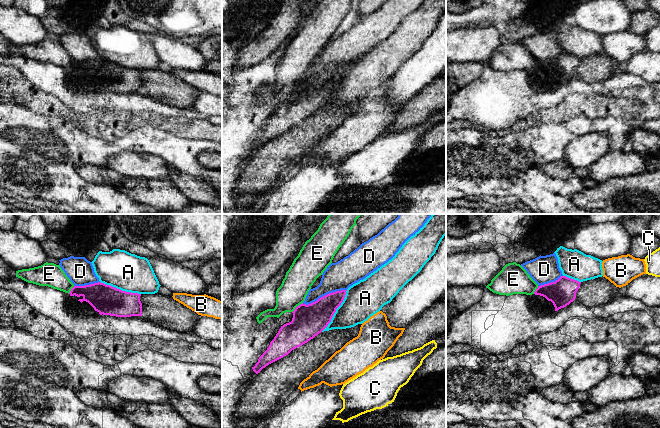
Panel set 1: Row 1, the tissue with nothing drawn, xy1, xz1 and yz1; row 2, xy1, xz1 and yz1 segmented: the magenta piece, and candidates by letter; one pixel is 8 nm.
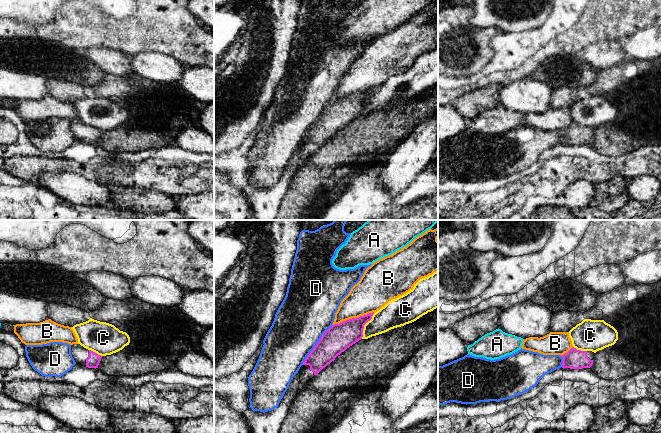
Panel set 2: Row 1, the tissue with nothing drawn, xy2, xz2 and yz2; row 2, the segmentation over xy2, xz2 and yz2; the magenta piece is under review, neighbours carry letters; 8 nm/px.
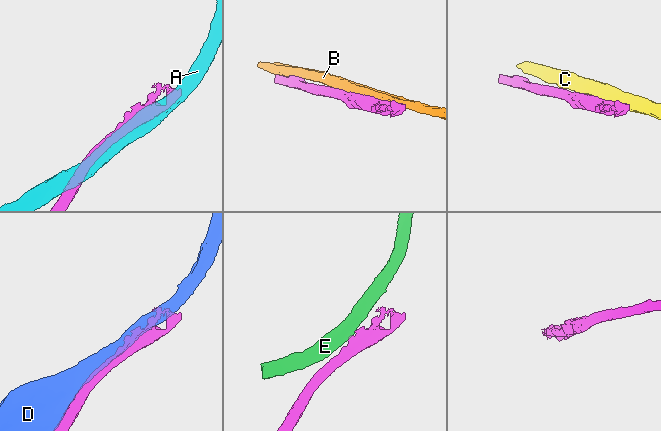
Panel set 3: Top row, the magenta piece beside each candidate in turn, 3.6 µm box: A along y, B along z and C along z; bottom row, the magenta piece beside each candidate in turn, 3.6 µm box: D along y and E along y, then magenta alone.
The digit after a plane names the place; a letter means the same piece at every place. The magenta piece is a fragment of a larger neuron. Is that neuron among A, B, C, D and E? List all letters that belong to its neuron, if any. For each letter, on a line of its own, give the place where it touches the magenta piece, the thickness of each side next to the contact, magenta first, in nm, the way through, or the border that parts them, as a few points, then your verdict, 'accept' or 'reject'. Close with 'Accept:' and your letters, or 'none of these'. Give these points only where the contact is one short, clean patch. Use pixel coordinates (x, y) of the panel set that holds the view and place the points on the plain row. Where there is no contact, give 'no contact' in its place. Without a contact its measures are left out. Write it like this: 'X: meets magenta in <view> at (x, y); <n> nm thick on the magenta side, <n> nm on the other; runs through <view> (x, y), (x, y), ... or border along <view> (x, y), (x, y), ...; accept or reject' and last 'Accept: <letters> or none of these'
A: meets magenta in xz1 at (335, 87); 260 nm thick on the magenta side, 300 nm on the other; reject
B: meets magenta in xz2 at (353, 94); 220 nm thick on the magenta side, 280 nm on the other; reject
C: meets magenta in xz2 at (363, 102); 220 nm thick on the magenta side, 200 nm on the other; reject
D: meets magenta in xz1 at (325, 71); 260 nm thick on the magenta side, 220 nm on the other; reject
E: meets magenta in xz1 at (296, 83); 260 nm thick on the magenta side, 220 nm on the other; border along xz1 (302, 78), (292, 88); reject
Accept: none of these

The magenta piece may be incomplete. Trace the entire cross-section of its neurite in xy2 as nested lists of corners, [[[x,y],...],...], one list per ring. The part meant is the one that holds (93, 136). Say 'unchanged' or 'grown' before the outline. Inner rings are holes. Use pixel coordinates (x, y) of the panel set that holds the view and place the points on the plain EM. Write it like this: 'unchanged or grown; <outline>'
grown; [[[80,120],[71,121],[71,130],[77,140],[88,144],[98,144],[102,132],[88,126]]]

